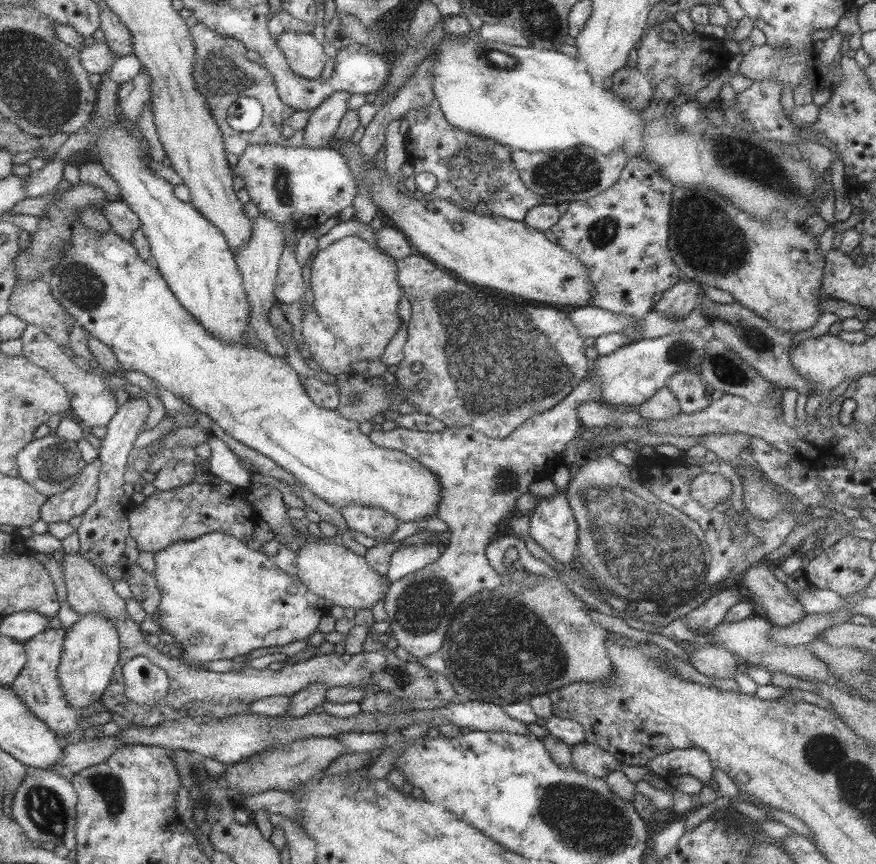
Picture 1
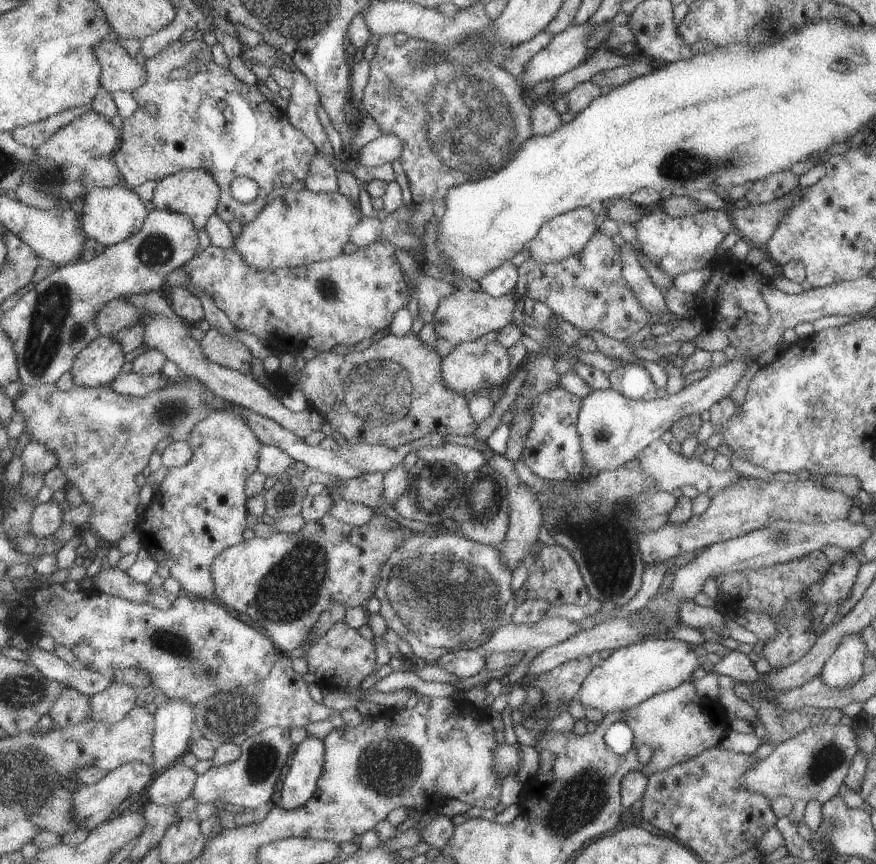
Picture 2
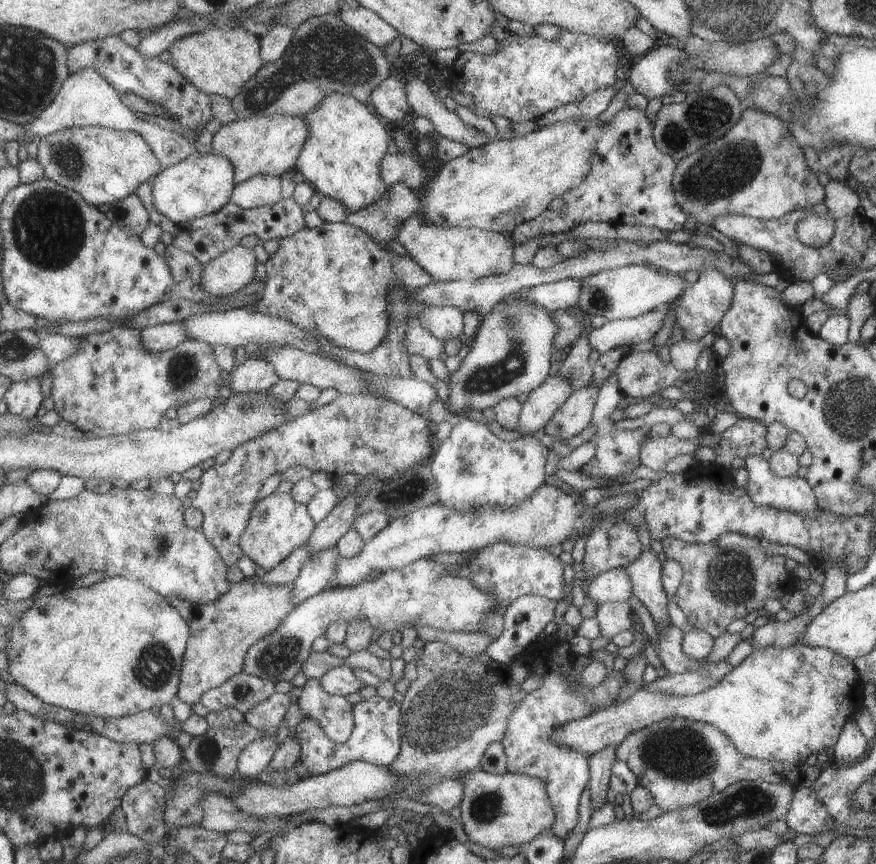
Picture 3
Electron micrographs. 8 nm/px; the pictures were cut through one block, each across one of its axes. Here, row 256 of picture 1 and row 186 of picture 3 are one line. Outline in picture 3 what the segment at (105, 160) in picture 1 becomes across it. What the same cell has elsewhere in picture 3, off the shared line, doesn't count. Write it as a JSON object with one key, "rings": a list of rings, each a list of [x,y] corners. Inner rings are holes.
{"rings":[[[193,150],[181,162],[163,169],[151,182],[154,212],[169,219],[175,225],[217,212],[233,194],[234,167],[223,156],[198,153]]]}

